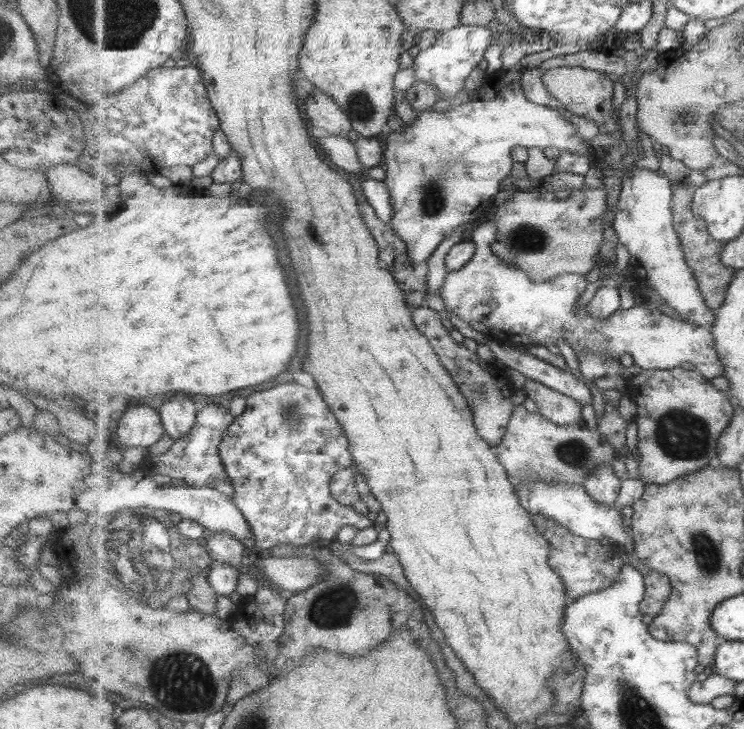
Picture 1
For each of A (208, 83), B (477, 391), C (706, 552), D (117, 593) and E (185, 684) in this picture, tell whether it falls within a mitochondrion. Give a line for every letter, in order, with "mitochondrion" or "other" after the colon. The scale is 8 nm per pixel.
A: other
B: mitochondrion
C: mitochondrion
D: other
E: mitochondrion

